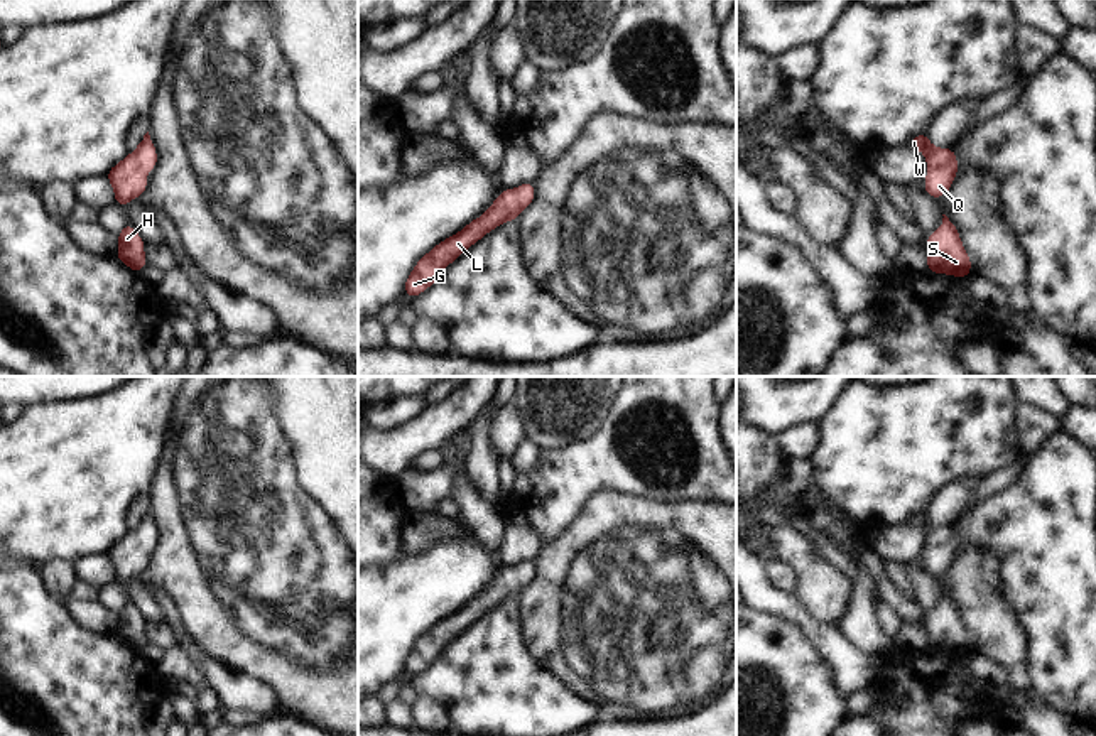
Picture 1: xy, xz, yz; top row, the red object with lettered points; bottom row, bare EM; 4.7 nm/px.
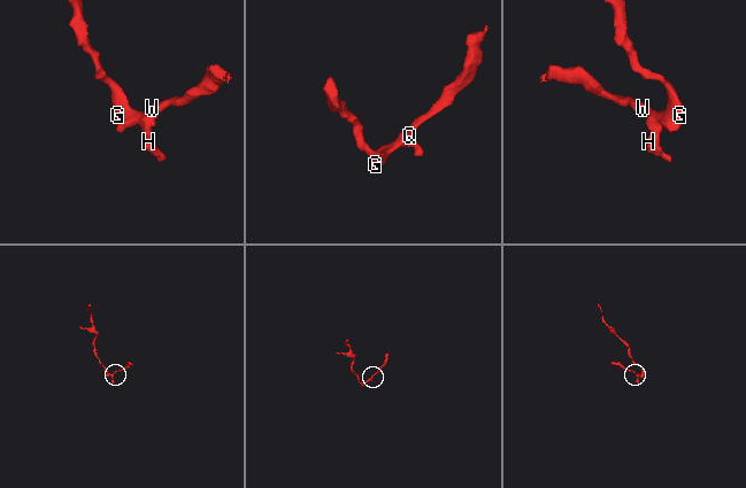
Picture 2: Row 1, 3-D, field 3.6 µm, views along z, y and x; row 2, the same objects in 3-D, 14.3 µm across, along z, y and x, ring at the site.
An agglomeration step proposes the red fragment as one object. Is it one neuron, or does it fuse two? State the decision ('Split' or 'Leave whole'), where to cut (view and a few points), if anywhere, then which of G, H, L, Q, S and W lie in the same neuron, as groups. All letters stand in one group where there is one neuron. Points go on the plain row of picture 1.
Leave whole. No split. Groups: G H L Q S W

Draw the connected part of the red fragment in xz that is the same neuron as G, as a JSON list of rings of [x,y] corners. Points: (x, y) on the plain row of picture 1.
[[[525,560],[513,569],[502,567],[502,572],[481,596],[469,599],[464,608],[436,623],[417,640],[405,660],[404,672],[407,672],[410,677],[422,672],[437,658],[441,650],[473,621],[498,603],[515,599],[520,589],[529,584],[534,576],[534,560]]]

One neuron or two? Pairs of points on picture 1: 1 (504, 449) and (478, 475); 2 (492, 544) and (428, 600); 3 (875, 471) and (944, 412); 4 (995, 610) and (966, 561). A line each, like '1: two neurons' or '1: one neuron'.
1: two neurons
2: two neurons
3: one neuron
4: one neuron

